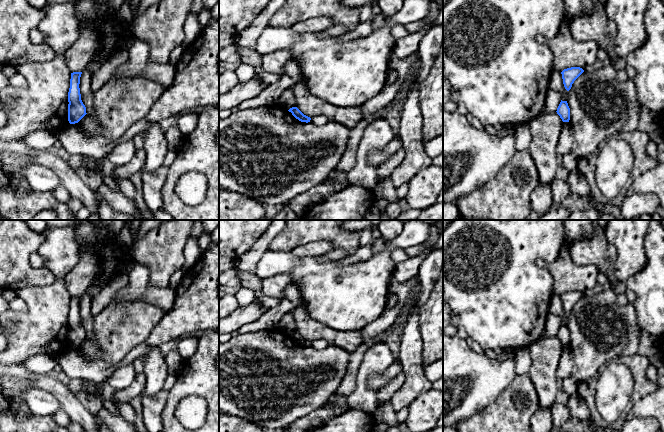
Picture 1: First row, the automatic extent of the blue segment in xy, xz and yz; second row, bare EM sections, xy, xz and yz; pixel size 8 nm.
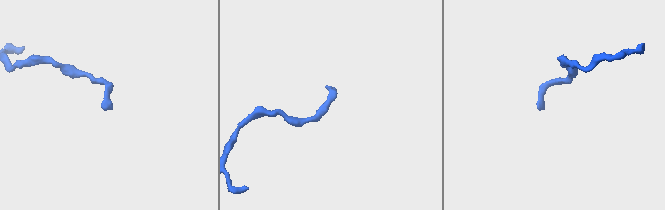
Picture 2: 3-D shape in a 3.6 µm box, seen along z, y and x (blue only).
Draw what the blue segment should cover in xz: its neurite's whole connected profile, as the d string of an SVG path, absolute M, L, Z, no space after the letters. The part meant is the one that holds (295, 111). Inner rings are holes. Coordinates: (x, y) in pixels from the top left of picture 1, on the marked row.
M292 107L288 110L292 115L301 122L310 122L311 118L304 115L297 107Z

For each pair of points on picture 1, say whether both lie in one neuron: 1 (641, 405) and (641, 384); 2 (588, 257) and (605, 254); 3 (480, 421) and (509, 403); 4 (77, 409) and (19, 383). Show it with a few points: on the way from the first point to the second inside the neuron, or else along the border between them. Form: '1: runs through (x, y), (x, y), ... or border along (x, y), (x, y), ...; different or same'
1: border along (653, 392), (644, 396); different
2: runs through (592, 254), (601, 254); same
3: runs through (487, 421), (491, 421), (502, 410); same
4: runs through (63, 395), (51, 384), (33, 382); same

